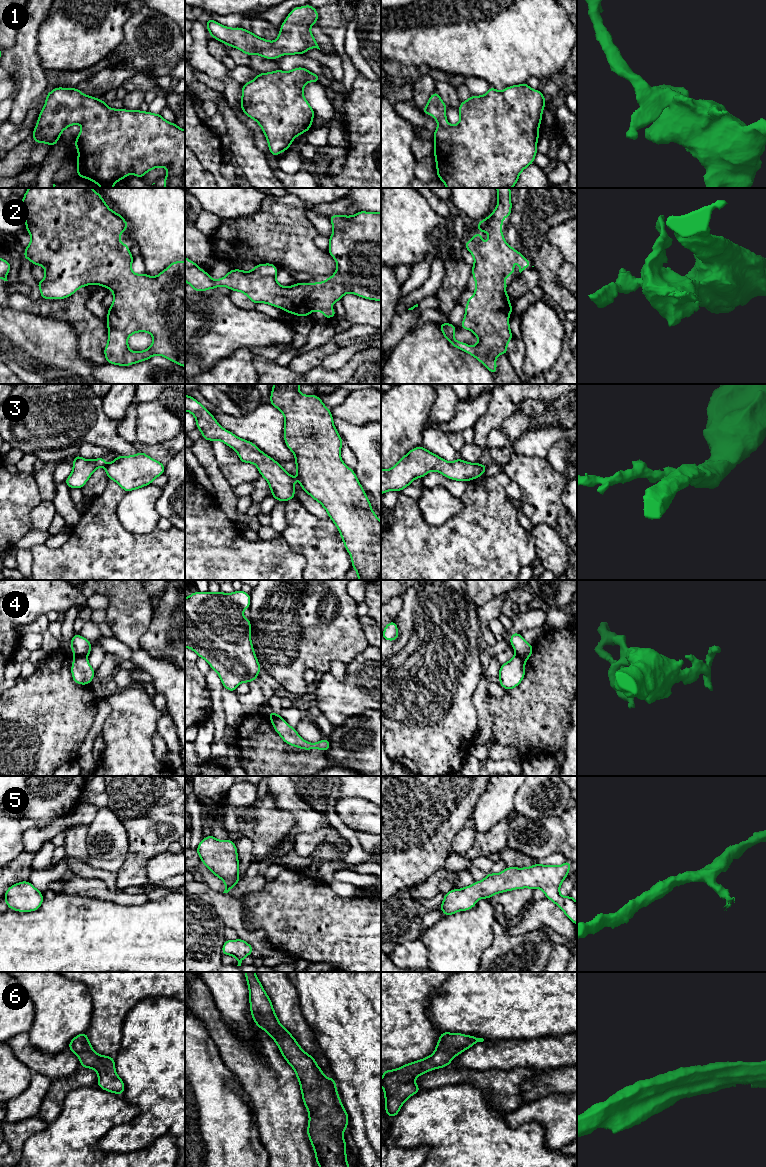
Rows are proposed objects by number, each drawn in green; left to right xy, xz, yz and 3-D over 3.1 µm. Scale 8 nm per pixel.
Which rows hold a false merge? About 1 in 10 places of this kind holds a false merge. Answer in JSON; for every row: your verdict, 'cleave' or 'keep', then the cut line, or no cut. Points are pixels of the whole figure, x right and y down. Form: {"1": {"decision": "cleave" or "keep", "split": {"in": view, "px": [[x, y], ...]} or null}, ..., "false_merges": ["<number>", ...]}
{"1": {"decision": "keep", "split": null}, "2": {"decision": "keep", "split": null}, "3": {"decision": "cleave", "split": {"in": "xy", "px": [[107, 465], [105, 467]]}}, "4": {"decision": "cleave", "split": {"in": "xy", "px": [[74, 655], [85, 657]]}}, "5": {"decision": "keep", "split": null}, "6": {"decision": "keep", "split": null}, "false_merges": ["3", "4"]}

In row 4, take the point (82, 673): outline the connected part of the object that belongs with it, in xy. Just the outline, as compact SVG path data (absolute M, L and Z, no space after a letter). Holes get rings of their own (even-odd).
M73 657L71 667L73 681L77 684L88 685L94 678L95 671L92 669L86 657Z

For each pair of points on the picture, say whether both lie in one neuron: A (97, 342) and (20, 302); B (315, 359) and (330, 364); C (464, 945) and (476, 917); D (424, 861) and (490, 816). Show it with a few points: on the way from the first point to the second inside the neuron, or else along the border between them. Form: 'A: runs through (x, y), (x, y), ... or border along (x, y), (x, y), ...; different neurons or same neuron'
A: runs through (78, 323), (60, 309), (39, 307); same neuron
B: border along (338, 348), (335, 352), (328, 355), (321, 365); different neurons
C: runs through (464, 938), (476, 924); same neuron
D: border along (480, 796), (470, 818); different neurons

